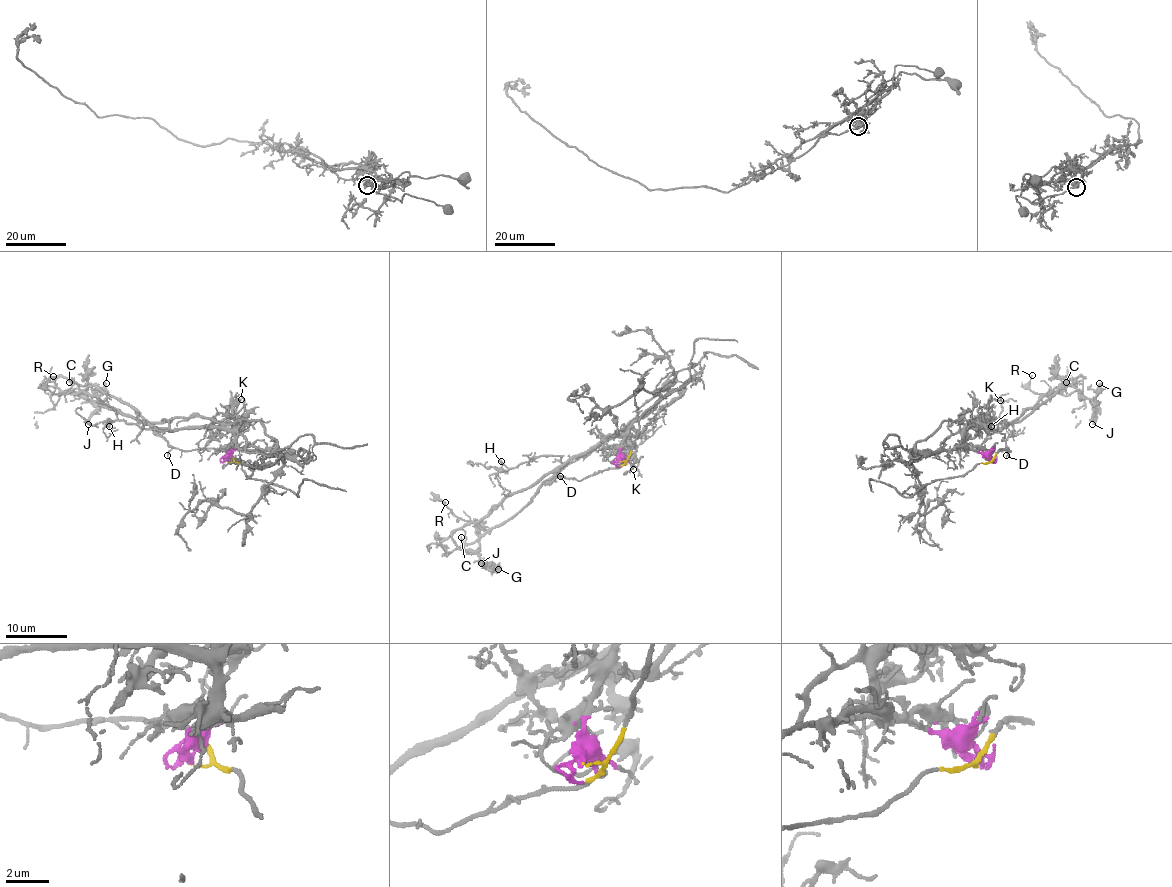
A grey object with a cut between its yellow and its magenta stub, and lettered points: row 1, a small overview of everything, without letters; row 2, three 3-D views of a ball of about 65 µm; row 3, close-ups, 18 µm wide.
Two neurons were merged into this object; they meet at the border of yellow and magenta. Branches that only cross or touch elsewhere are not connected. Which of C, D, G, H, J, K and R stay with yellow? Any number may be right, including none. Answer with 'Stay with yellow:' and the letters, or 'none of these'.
Stay with yellow: C, D, H, R

